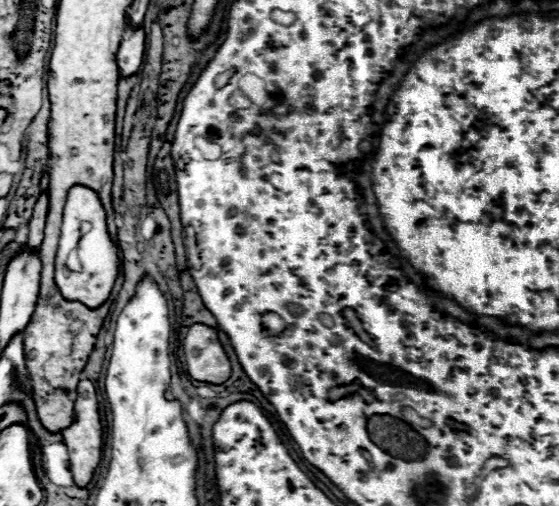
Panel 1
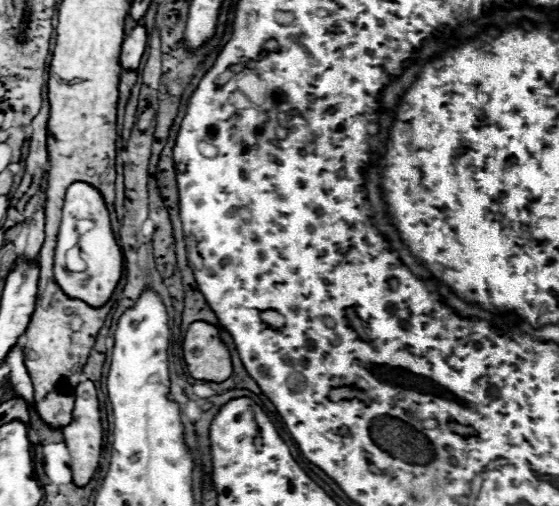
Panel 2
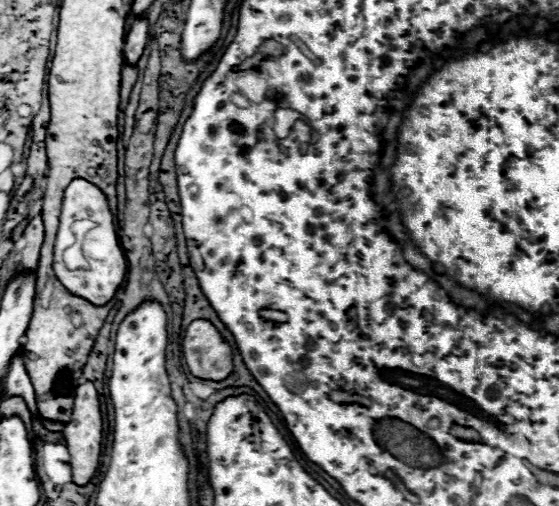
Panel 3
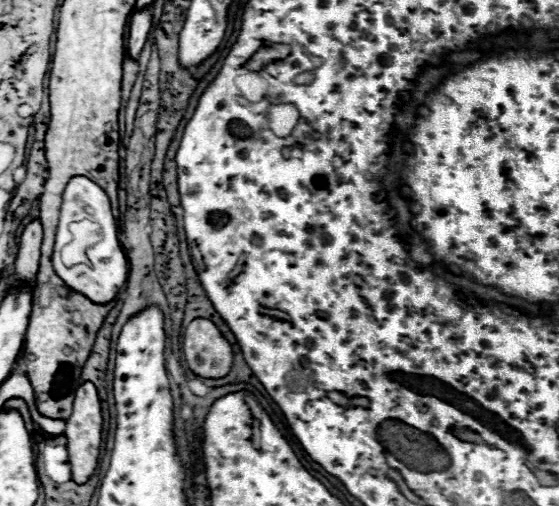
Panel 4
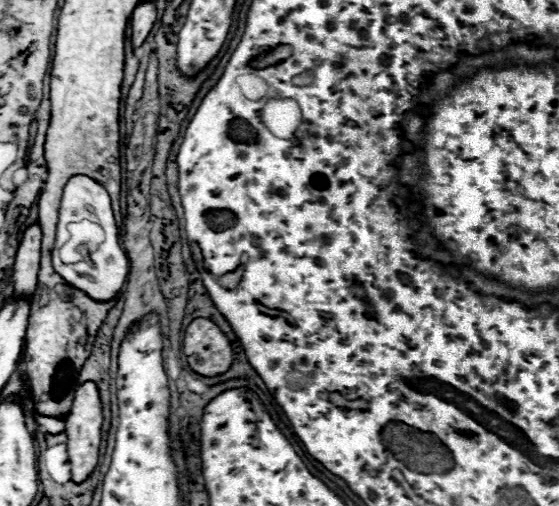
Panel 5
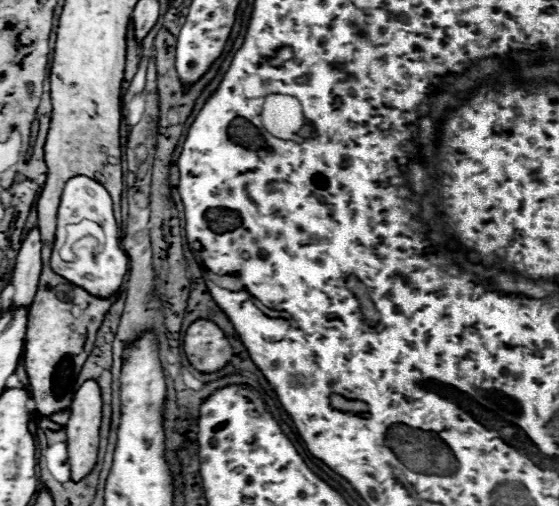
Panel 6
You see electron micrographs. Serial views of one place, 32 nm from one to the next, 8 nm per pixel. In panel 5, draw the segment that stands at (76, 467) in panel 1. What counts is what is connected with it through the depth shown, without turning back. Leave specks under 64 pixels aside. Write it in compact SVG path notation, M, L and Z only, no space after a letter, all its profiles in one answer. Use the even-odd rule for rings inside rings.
M84 382L76 390L76 396L72 402L72 412L66 418L66 430L64 430L64 434L68 436L68 462L72 466L72 480L76 480L76 484L84 482L98 464L100 426L102 426L102 402L100 402L98 388L94 382Z

